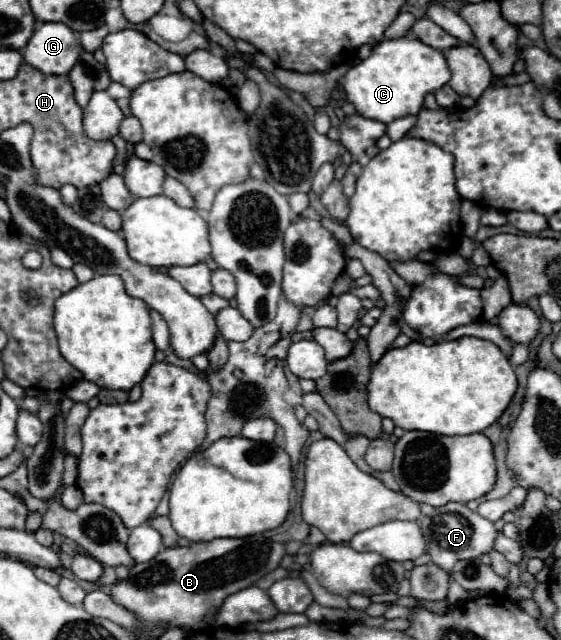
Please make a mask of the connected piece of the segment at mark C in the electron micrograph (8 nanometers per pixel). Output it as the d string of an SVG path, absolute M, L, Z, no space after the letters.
M394 38L382 40L374 46L372 56L350 68L344 76L346 98L356 106L356 112L364 118L372 118L390 124L396 118L418 114L426 94L436 92L450 80L446 58L440 50L424 44L418 38Z

